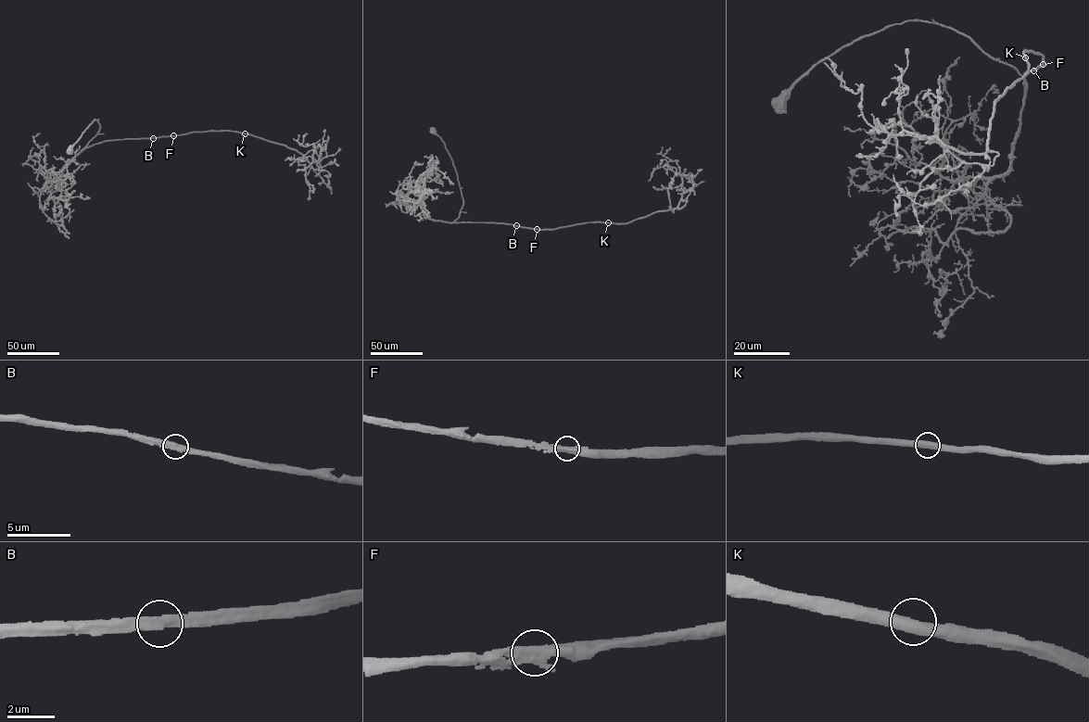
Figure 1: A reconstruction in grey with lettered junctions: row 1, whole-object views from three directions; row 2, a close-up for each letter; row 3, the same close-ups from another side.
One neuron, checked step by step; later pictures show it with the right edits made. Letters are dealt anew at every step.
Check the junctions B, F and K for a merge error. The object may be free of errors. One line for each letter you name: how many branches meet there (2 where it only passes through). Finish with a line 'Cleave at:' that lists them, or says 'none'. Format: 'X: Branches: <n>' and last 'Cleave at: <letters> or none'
Cleave at: none

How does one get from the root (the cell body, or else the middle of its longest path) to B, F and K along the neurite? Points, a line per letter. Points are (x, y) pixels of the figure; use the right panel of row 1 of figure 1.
B: (780, 103), (820, 61), (908, 20), (964, 33), (1017, 70), (1027, 84), (1025, 96), (1025, 74), (1033, 69)
F: (780, 103), (820, 61), (908, 20), (964, 33), (1017, 70), (1027, 84), (1025, 96), (1025, 74), (1043, 64)
K: (780, 103), (820, 61), (908, 20), (964, 33), (1017, 70), (1025, 96), (1025, 74), (1043, 64), (1025, 57)

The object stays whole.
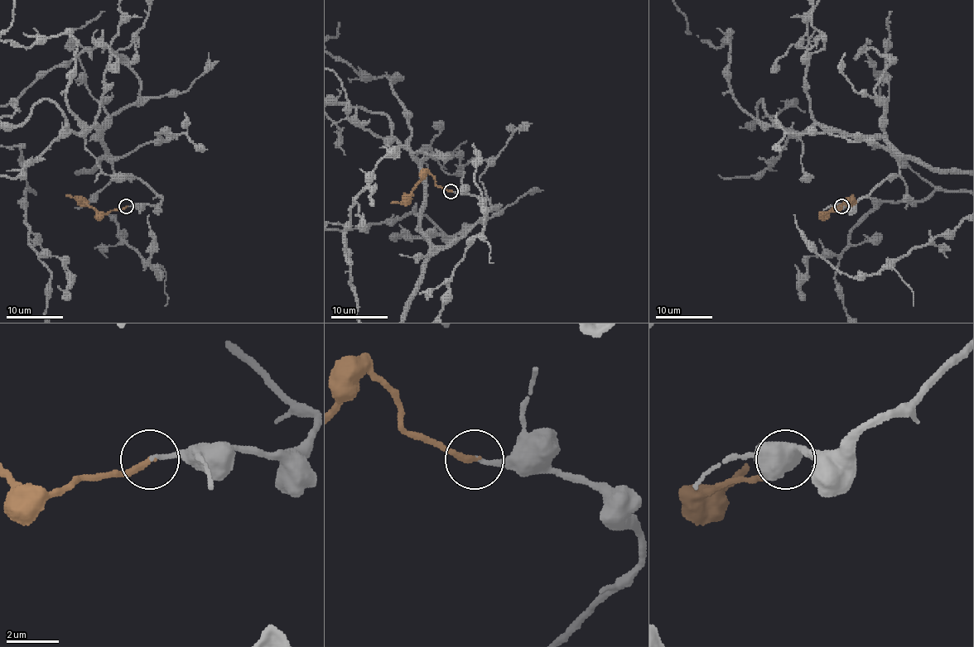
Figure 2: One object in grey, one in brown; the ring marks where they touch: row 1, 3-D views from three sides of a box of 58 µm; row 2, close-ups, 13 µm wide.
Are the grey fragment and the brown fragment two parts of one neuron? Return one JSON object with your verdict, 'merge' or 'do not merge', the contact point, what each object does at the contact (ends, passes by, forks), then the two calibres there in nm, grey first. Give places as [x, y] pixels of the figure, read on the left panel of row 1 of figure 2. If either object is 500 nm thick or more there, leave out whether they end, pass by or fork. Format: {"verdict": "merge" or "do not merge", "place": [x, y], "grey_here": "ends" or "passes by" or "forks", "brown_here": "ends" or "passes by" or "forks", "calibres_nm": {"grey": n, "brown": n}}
{"verdict": "merge", "place": [126, 206], "grey_here": "ends", "brown_here": "ends", "calibres_nm": {"grey": 150, "brown": 240}}

